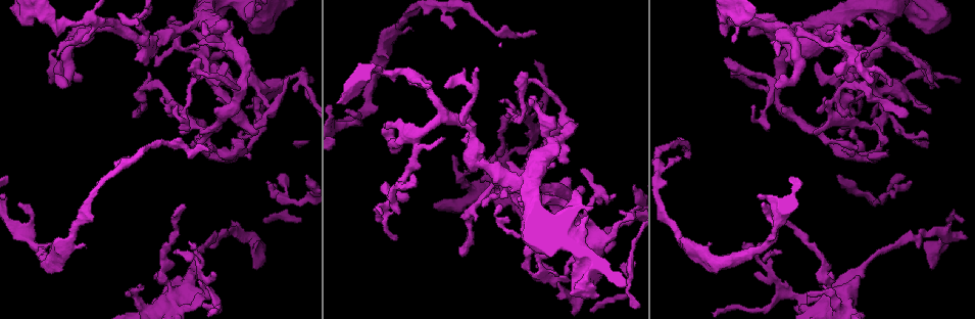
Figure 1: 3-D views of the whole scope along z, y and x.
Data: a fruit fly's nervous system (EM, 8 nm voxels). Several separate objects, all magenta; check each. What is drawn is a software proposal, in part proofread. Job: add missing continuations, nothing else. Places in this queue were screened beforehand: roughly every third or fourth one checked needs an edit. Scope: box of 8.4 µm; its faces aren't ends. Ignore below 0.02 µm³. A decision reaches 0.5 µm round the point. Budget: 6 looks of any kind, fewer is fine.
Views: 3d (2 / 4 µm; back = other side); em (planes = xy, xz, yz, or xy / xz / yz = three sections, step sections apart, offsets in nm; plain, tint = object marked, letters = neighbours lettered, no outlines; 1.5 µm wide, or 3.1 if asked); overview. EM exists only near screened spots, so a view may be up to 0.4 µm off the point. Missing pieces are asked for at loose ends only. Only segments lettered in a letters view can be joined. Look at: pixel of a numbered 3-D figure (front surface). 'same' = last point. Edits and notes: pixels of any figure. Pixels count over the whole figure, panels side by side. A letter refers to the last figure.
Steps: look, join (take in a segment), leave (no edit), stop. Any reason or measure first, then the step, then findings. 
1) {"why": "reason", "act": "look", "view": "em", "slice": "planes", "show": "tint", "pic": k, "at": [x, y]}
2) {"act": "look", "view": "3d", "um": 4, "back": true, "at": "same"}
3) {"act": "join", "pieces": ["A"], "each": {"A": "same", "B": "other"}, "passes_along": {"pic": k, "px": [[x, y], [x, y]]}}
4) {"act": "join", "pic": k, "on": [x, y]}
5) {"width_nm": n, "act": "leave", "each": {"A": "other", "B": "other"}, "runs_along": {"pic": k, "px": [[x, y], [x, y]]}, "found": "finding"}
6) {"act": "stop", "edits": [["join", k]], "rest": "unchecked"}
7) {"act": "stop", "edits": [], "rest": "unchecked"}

{"why": "tapers out", "act": "look", "view": "em", "slice": "planes", "show": "letters", "pic": 1, "at": [222, 52]}

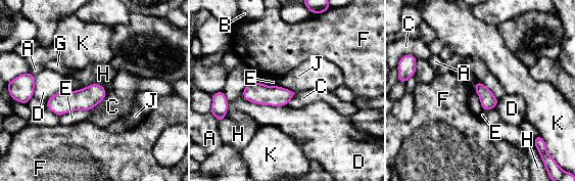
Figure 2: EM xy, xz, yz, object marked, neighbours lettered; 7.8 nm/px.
{"act": "leave", "each": {"A": "other", "B": "other", "C": "other", "D": "other", "E": "other", "F": "other", "G": "other", "H": "other", "J": "other", "K": "other"}, "border": {"pic": 2, "px": [[473, 86], [483, 109]]}, "found": "no lettered segment goes on from it"}

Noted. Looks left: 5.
{"why": "branch stops here", "act": "look", "view": "em", "slice": "planes", "show": "letters", "pic": 1, "at": [251, 158]}

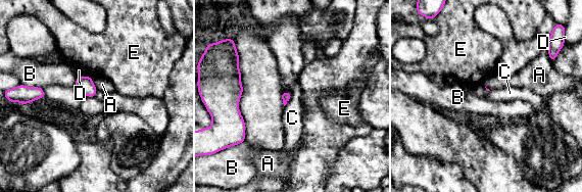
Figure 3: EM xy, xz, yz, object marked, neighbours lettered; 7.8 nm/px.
{"act": "leave", "each": {"A": "other", "B": "other", "C": "other", "D": "other", "E": "other"}, "border": {"pic": 3, "px": [[291, 92], [291, 98], [284, 105]]}, "found": "none of them fits"}

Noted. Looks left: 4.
{"why": "thin end", "act": "look", "view": "3d", "um": 4, "back": true, "pic": 1, "at": [205, 146]}

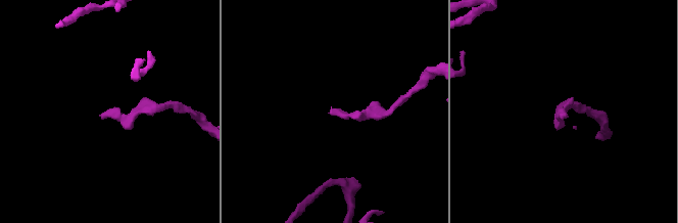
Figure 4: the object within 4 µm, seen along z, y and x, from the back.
{"act": "look", "view": "em", "slice": "planes", "show": "tint", "pic": 4, "at": [102, 115]}

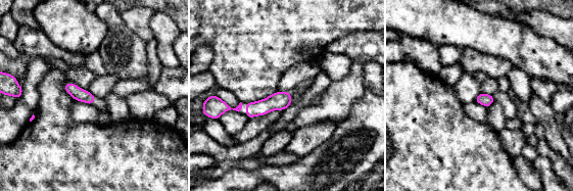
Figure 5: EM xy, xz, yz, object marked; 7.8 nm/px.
{"why": "see the neighbours", "act": "look", "view": "em", "slice": "planes", "show": "letters", "at": "same"}

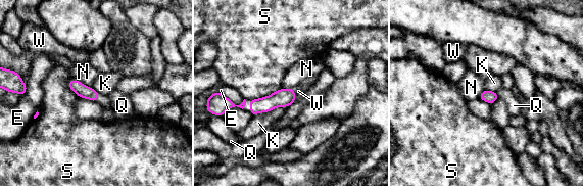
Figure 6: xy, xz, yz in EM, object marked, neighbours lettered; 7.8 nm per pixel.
{"act": "join", "pieces": ["W"], "each": {"E": "other", "K": "other", "N": "other", "Q": "other", "S": "other", "W": "same"}, "found": "it goes on there"}

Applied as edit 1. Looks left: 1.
{"act": "stop", "edits": [["join", 6]], "rest": "unchecked"}

